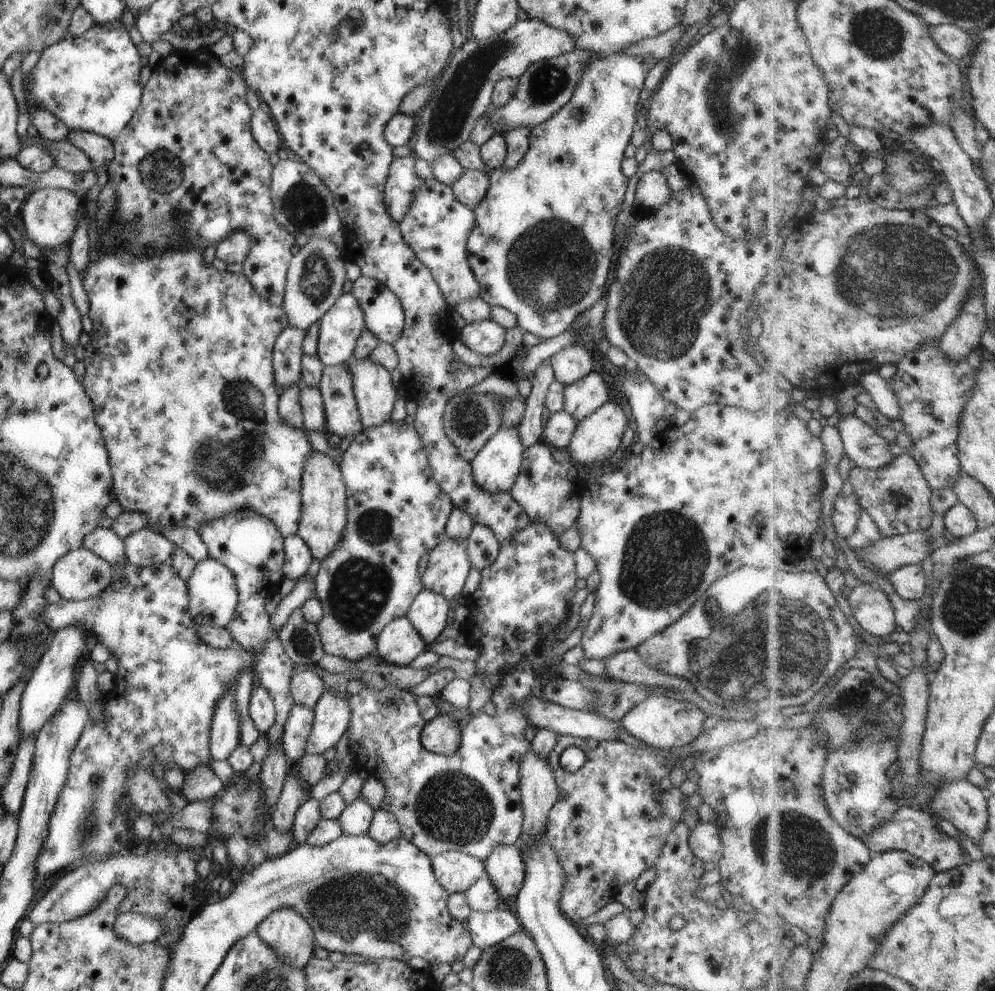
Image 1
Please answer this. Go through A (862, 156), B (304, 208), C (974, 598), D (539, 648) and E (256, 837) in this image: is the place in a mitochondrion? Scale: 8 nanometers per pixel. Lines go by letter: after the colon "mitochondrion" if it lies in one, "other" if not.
A: other
B: mitochondrion
C: mitochondrion
D: other
E: other

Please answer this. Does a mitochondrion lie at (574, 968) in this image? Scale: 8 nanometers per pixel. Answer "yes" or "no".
no

